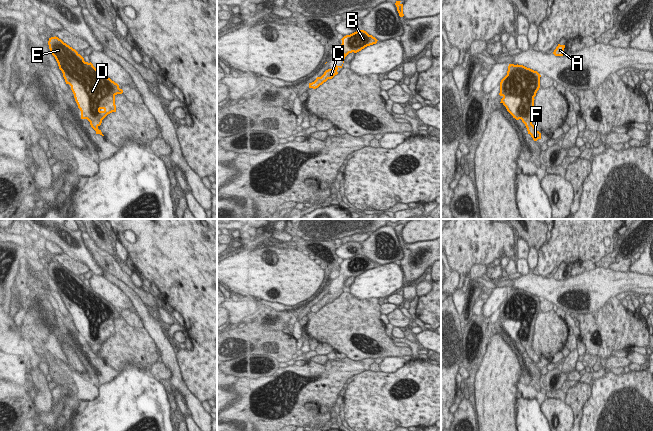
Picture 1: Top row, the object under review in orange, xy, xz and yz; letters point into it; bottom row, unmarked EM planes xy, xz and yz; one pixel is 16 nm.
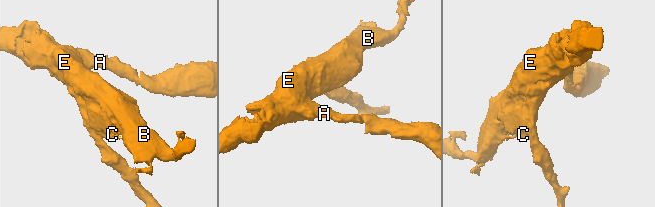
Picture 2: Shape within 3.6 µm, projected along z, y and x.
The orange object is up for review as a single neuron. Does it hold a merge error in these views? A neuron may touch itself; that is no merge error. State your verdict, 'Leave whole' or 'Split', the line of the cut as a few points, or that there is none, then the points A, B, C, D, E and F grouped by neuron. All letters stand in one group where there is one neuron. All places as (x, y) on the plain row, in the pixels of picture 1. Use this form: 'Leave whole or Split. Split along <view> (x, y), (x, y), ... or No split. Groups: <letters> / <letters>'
Leave whole. No split. Groups: A B C D E F

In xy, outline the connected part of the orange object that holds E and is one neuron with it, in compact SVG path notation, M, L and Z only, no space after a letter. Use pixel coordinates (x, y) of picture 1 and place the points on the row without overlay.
M58 261L49 262L48 269L66 308L71 310L81 343L87 343L96 358L104 360L98 351L108 338L116 336L115 320L123 314Z

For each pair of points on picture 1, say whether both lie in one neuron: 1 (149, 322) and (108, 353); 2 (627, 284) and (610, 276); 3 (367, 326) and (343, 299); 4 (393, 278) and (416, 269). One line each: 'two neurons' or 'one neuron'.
1: two neurons
2: one neuron
3: one neuron
4: two neurons

